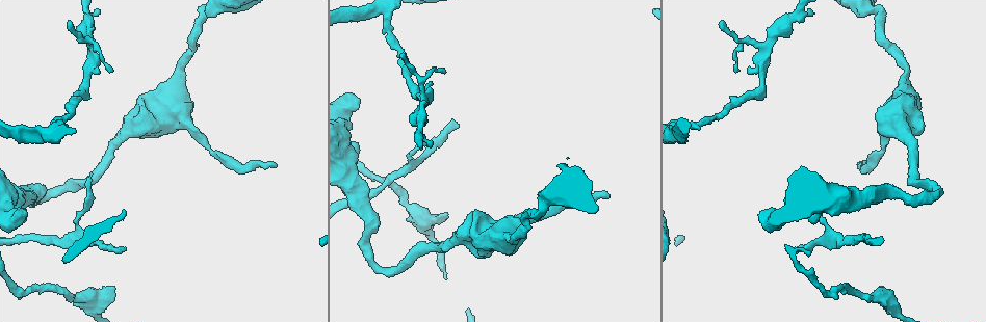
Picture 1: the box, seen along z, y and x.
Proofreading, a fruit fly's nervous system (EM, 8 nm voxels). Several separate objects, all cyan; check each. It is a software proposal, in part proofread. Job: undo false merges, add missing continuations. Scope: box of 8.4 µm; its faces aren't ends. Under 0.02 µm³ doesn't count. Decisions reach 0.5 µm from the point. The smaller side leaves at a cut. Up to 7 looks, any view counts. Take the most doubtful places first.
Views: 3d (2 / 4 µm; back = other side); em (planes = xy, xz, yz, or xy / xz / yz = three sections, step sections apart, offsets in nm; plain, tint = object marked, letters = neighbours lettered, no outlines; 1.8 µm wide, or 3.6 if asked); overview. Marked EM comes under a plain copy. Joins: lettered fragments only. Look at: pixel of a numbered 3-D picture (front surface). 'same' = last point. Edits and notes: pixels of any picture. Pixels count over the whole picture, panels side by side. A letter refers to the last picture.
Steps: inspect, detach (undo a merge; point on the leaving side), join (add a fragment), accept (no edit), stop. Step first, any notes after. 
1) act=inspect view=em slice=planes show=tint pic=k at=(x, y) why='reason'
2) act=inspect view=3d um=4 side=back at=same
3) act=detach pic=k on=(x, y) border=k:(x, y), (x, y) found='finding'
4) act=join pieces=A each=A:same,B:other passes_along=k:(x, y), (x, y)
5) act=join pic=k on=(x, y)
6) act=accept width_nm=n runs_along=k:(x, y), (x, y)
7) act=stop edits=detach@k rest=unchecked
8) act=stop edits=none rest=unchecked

act=inspect view=3d um=4 pic=1 at=(459, 127) why='branch stops here'

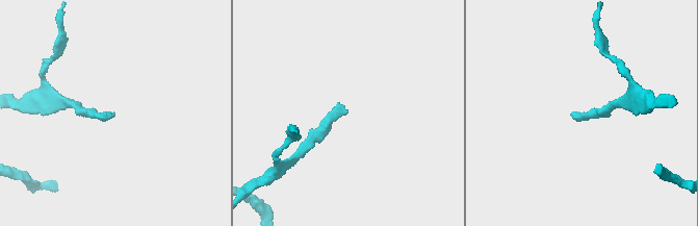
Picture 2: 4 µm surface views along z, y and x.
act=inspect view=em slice=planes show=letters pic=2 at=(343, 113) why='need the tissue'

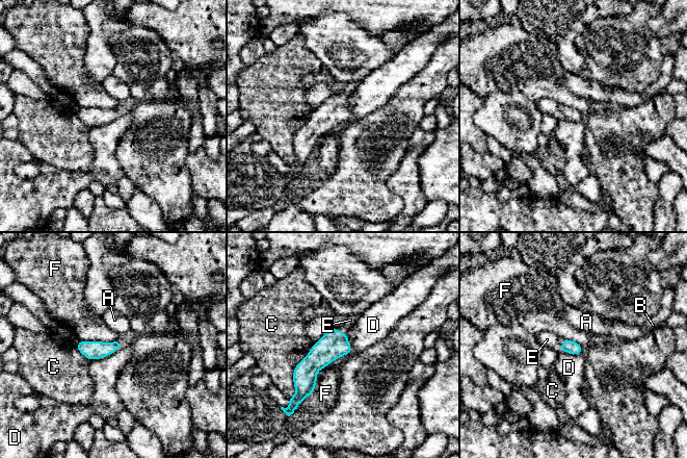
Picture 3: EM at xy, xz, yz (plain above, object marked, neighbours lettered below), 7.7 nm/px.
act=join pieces=E longest_contact=C:460nm each=A:other,B:other,C:other,D:other,E:same,F:other passes_along=3:(571, 347), (560, 346), (547, 339) found='it goes on there'

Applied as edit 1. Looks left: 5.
act=inspect view=overview why='redraw'

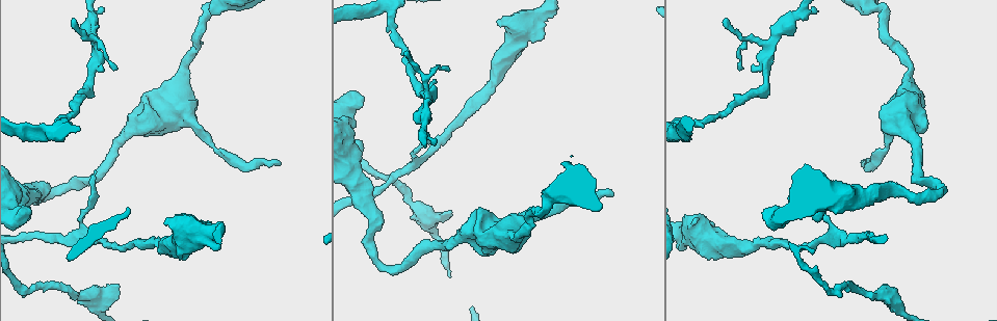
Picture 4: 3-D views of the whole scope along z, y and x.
act=inspect view=em um=3.6 slice=planes show=letters pic=4 at=(699, 121) why='thin neck'

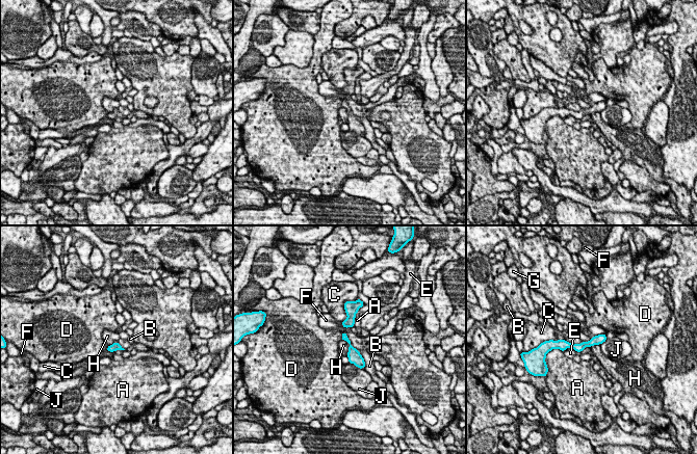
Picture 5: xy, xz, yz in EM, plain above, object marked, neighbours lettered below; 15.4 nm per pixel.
act=accept each=A:other,B:other,C:other,D:other,E:other,F:other,G:other,H:other,J:other found='continuous, no second cell'

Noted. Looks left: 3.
act=inspect view=3d um=4 pic=4 at=(541, 212) why='abrupt turn'

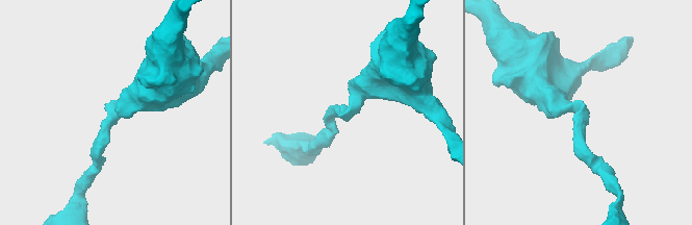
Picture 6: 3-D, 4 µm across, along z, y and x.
act=inspect view=em slice=planes show=letters pic=6 at=(114, 112) arm_widths_nm=190,460

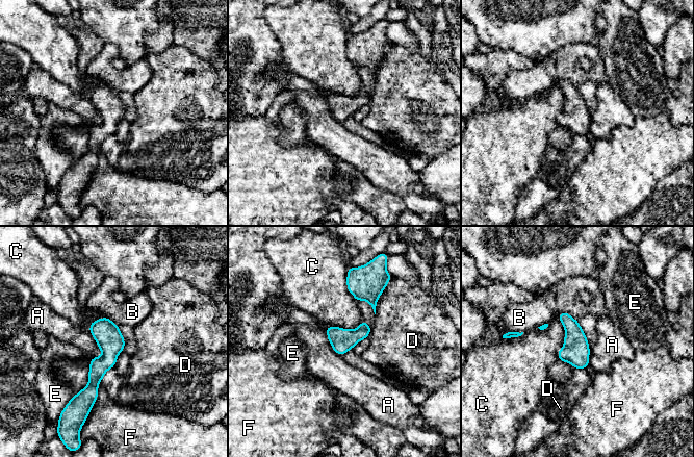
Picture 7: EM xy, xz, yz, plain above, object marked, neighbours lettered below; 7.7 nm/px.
act=accept width_nm=190 each=A:other,B:other,C:other,D:other,E:other,F:other border=7:(325, 329), (331, 348), (341, 355) found='continuous, no second cell'

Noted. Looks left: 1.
act=stop edits=join@3 rest=unchecked

